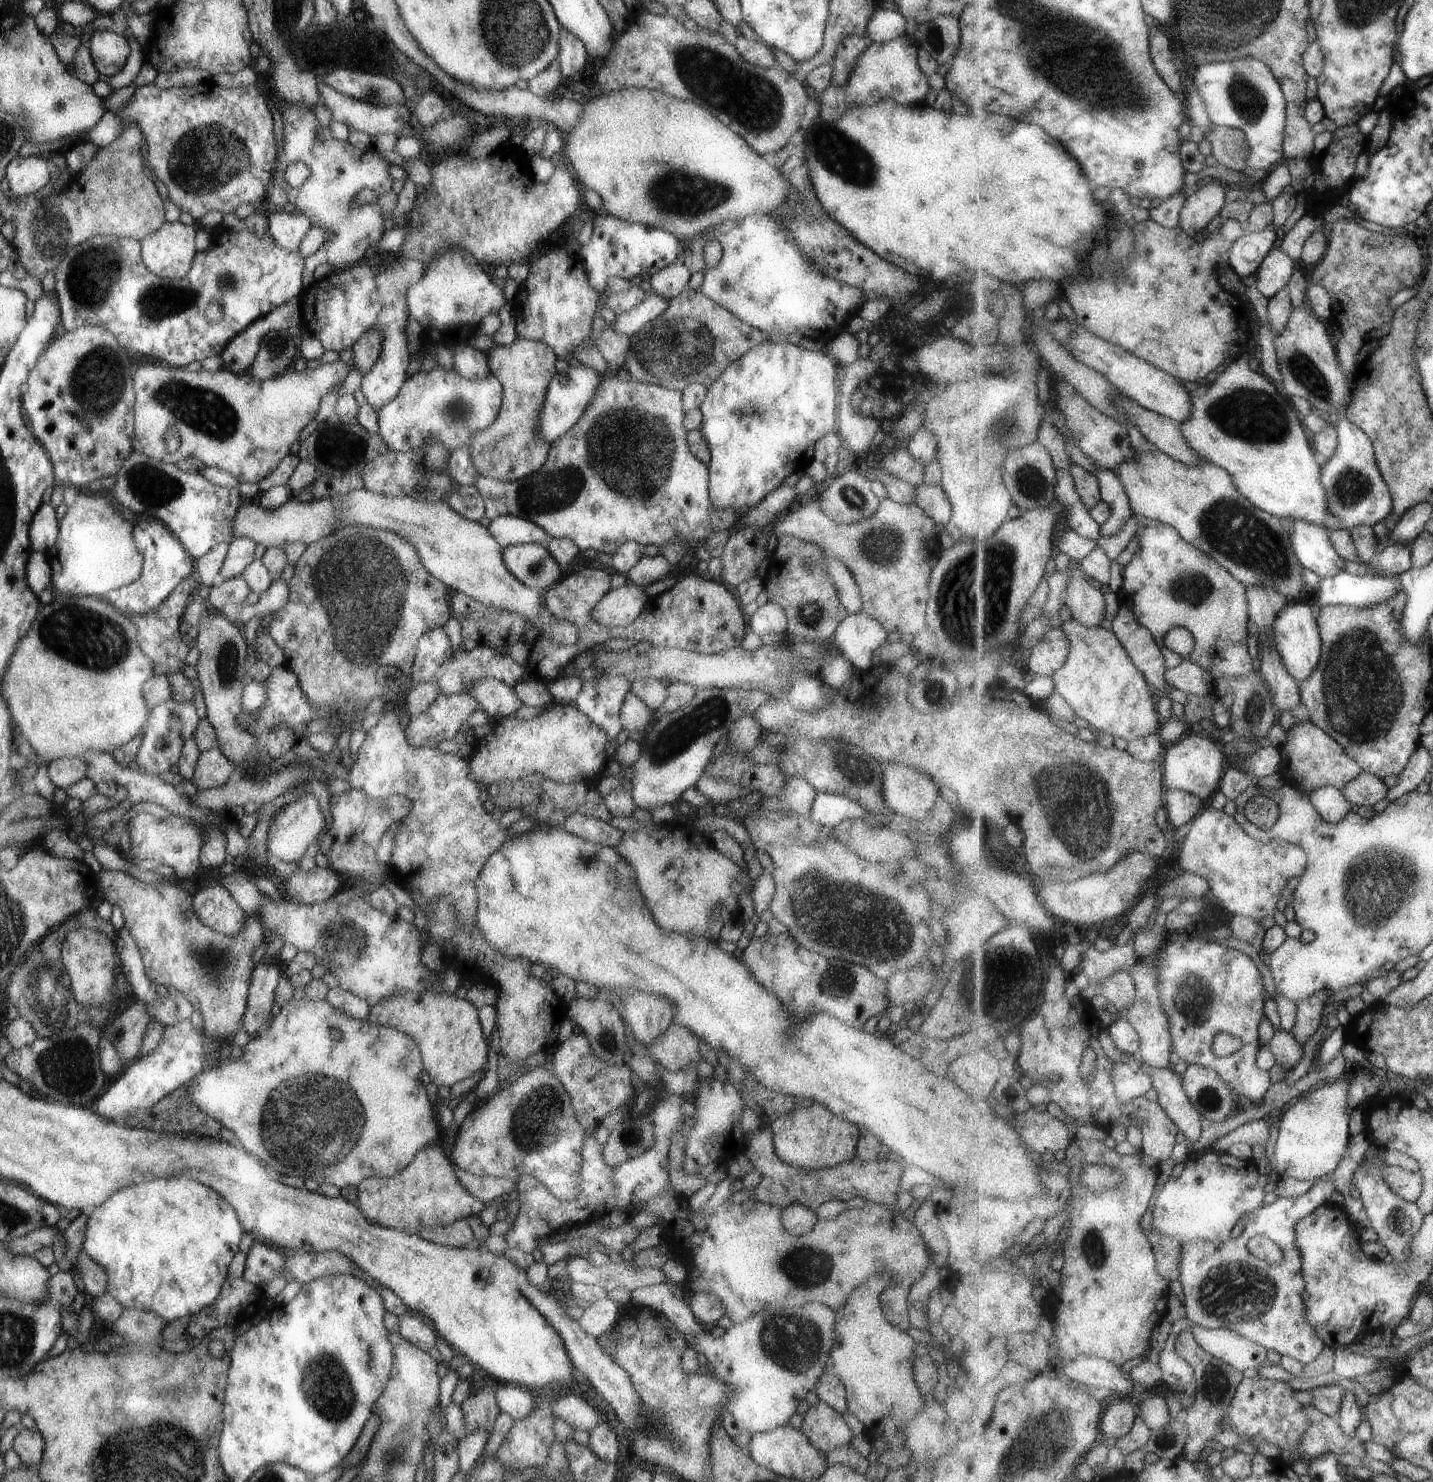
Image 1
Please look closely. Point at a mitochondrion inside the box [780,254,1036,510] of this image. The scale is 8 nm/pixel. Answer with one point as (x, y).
(1007, 424)

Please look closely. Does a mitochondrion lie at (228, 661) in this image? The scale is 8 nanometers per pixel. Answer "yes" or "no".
yes

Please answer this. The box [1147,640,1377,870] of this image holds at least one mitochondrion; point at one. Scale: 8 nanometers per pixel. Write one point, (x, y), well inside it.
(1250, 723)

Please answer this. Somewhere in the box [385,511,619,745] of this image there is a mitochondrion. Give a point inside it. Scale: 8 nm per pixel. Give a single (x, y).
(535, 569)

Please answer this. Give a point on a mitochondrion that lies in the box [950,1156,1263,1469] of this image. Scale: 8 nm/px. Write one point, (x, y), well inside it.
(1214, 1380)

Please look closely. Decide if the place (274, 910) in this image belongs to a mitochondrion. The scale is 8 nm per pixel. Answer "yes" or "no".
no

